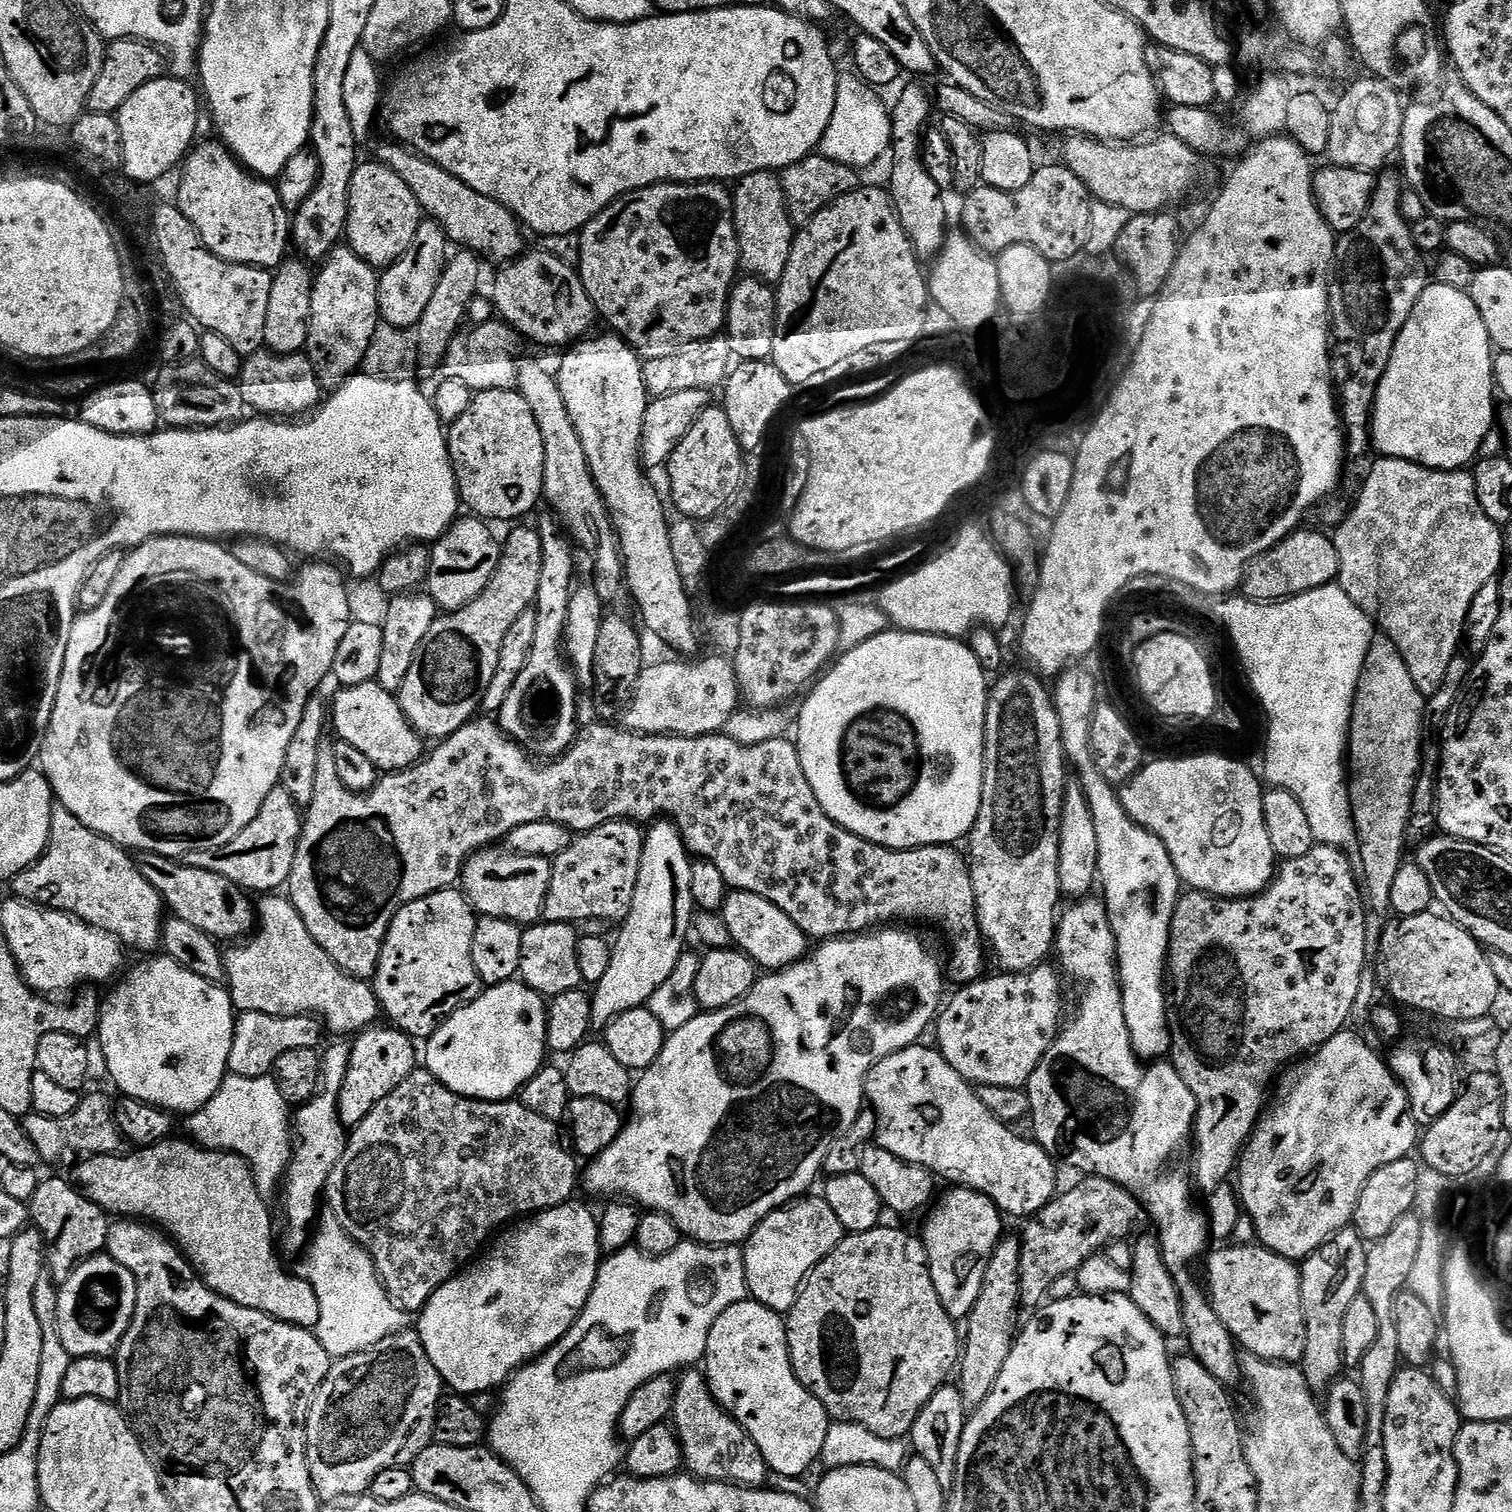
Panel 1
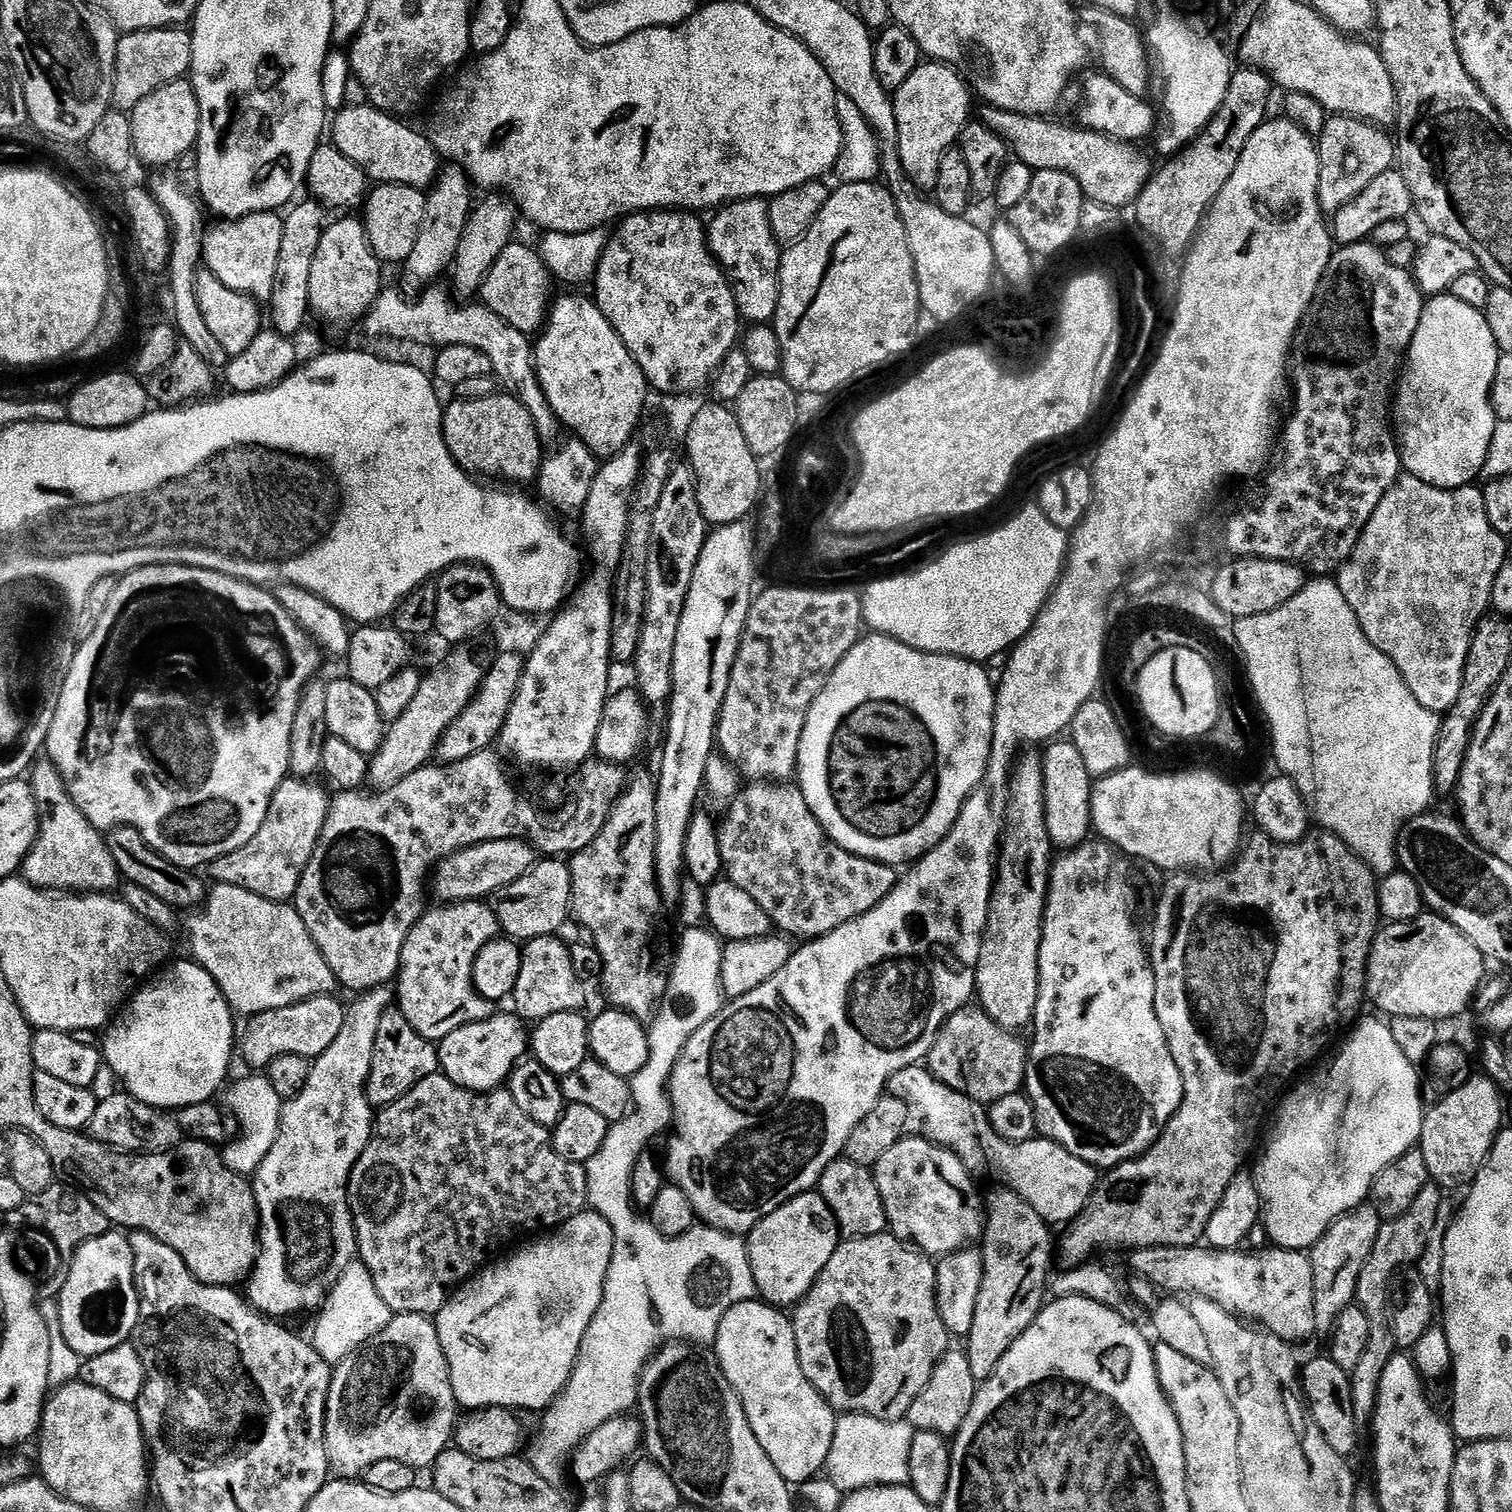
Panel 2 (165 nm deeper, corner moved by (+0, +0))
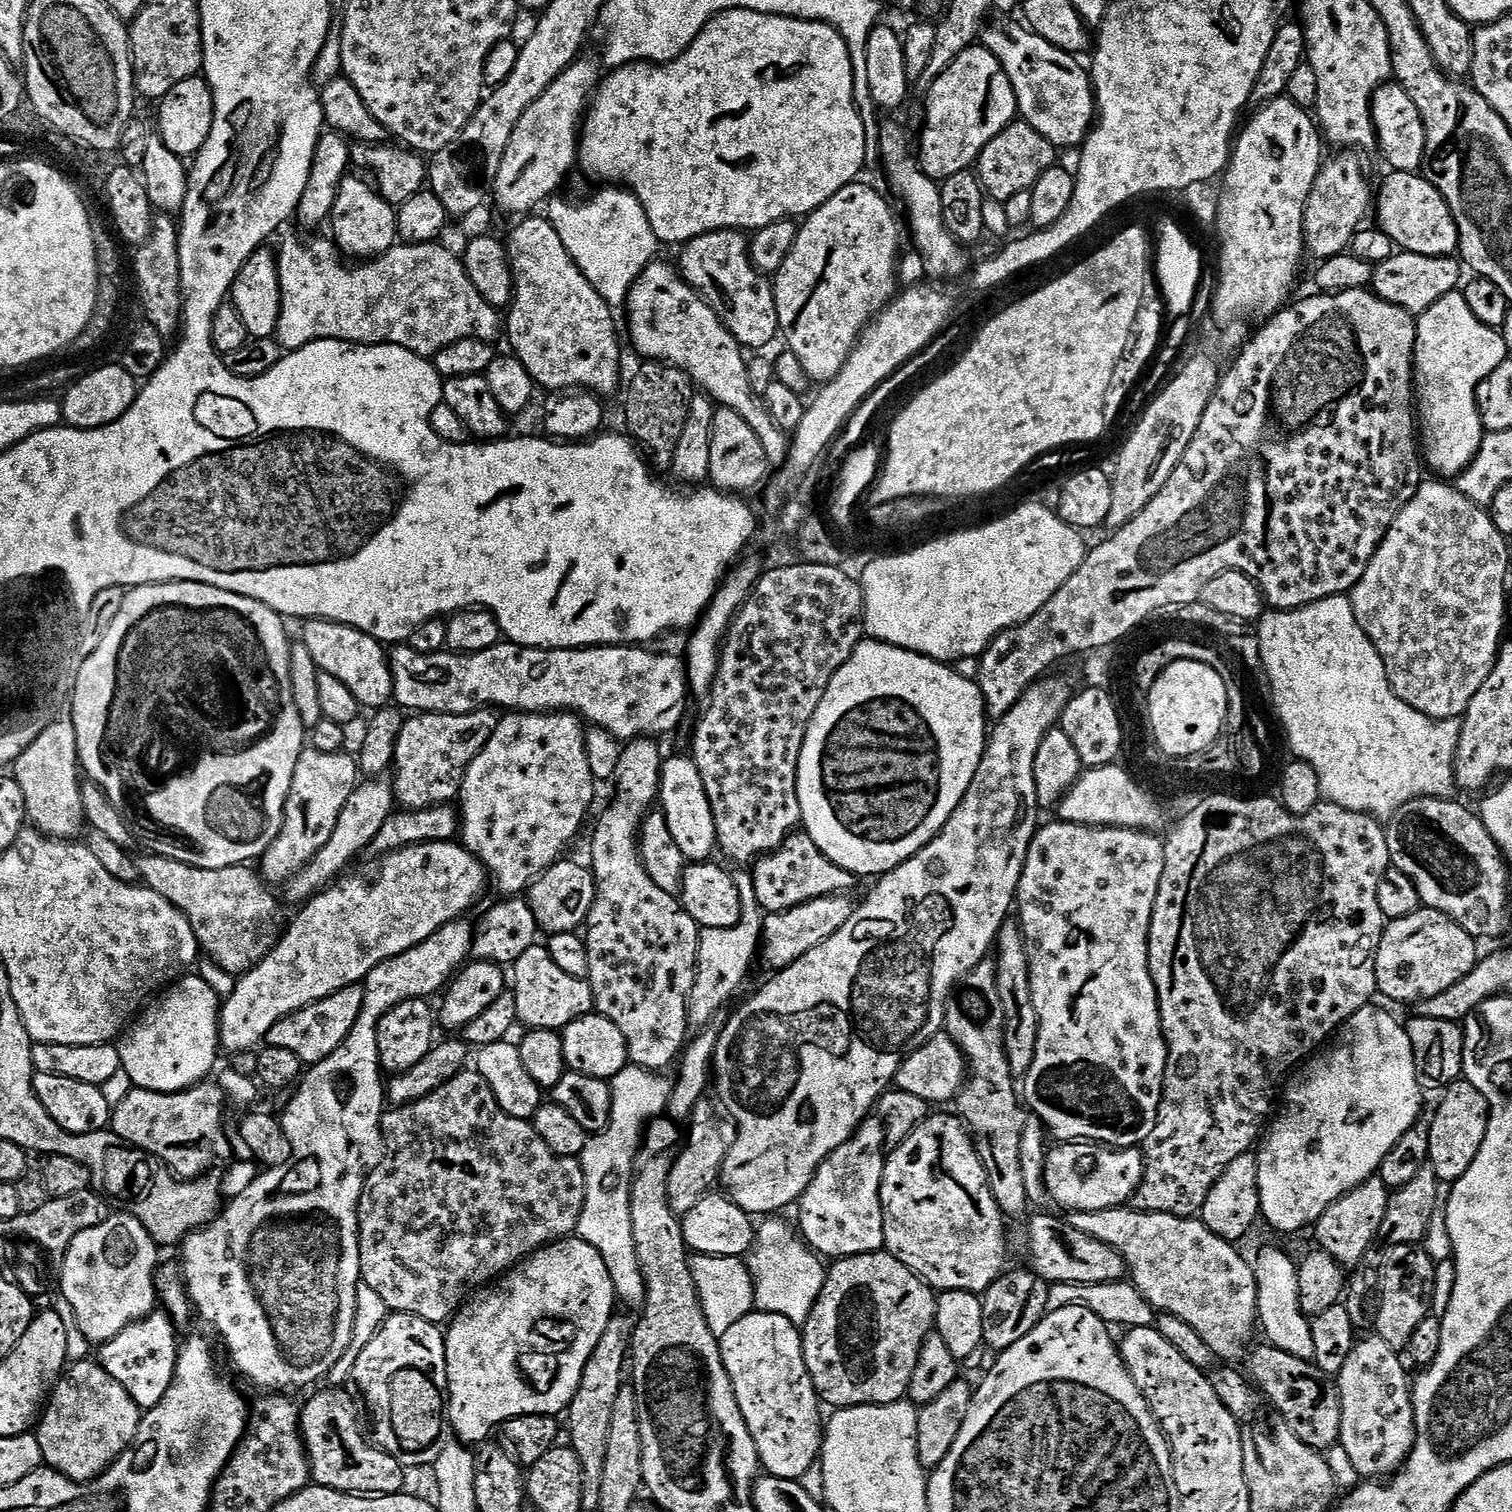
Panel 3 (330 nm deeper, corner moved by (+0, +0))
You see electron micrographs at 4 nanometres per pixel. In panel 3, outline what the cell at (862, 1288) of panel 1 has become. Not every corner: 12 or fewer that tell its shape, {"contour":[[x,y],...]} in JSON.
{"contour":[[887,1250],[827,1269],[802,1325],[833,1409],[893,1404],[937,1293]]}

